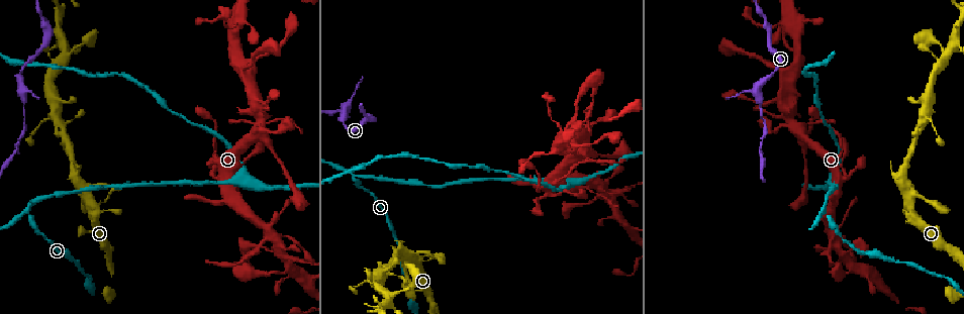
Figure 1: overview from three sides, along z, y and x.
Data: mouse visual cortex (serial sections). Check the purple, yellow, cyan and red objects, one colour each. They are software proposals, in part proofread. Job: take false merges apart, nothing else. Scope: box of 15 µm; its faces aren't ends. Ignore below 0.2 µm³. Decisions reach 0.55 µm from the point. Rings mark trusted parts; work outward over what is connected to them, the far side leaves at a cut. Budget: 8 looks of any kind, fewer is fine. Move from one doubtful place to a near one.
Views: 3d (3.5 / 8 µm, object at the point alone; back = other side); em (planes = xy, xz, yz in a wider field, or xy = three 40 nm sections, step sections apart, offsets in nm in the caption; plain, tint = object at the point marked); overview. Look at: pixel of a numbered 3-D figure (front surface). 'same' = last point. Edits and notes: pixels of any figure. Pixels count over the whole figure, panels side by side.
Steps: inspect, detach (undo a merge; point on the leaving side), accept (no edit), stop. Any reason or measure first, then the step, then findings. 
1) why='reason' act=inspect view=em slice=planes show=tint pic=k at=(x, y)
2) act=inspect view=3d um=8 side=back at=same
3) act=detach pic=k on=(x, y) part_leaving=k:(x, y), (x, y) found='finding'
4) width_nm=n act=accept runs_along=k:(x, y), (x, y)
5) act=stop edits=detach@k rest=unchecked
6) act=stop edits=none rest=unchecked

act=inspect view=3d um=3.5 side=back pic=1 at=(588, 155)

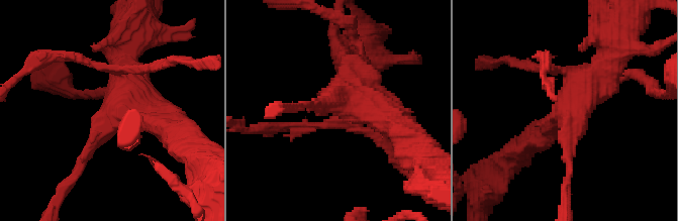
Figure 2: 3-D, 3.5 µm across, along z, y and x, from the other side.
act=inspect view=em slice=xy step=1 show=tint pic=2 at=(571, 111)

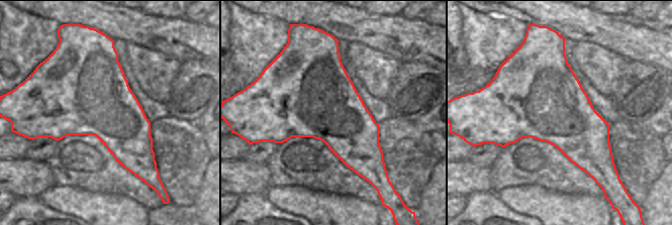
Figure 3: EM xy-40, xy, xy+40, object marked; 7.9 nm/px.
width_nm=700 act=accept runs_along=2:(540, 134), (597, 78), (612, 44) found='one cell here'

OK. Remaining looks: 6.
why='four arms meet' act=inspect view=3d um=8 pic=1 at=(246, 78)

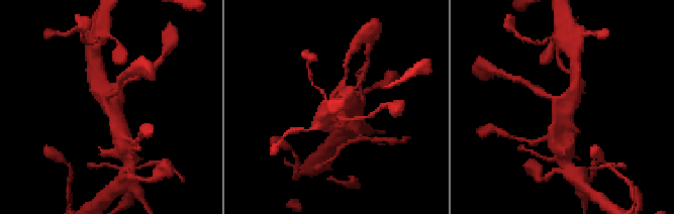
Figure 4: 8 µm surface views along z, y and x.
act=inspect view=em slice=xy step=3 show=tint pic=4 at=(561, 106)

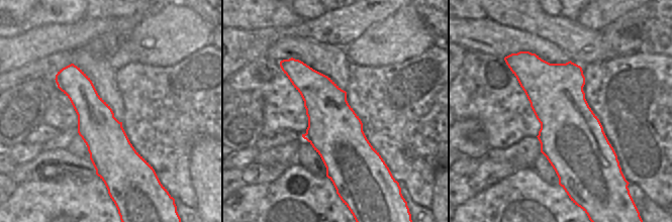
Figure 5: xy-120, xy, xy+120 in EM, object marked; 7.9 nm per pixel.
arms=4 act=accept runs_along=4:(123, 135), (111, 100), (100, 88) found='all the same cell'

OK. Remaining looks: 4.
why='a narrow waist' act=inspect view=3d um=8 pic=1 at=(823, 214)

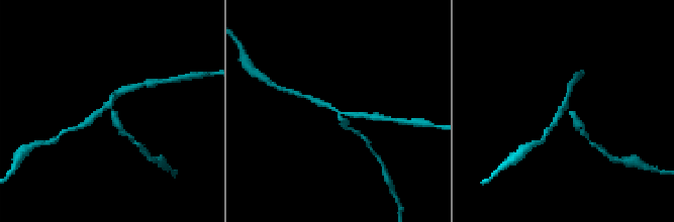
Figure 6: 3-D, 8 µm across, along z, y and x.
act=inspect view=3d um=3.5 pic=6 at=(111, 112)

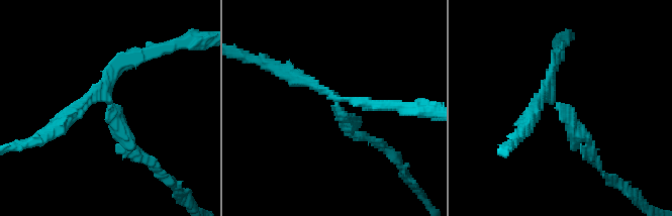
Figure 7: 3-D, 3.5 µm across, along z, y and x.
act=accept found='continuous, no second cell'

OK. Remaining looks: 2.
act=stop edits=none rest=unchecked

